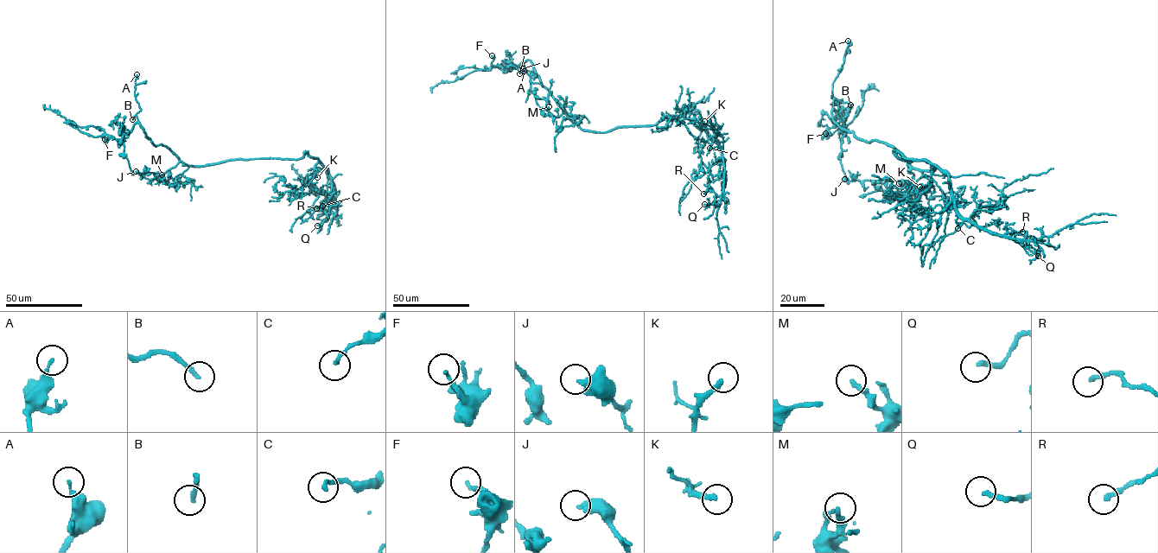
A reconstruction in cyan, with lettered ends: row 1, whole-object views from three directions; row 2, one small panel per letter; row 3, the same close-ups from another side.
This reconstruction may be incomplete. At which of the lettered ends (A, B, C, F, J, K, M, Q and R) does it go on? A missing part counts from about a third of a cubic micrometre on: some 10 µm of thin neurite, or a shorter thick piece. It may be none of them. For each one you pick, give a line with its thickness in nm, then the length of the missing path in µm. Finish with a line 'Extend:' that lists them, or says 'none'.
B: calibre 200 nm; missing 9 µm
Q: calibre 240 nm; missing 25 µm
Extend: B, Q

